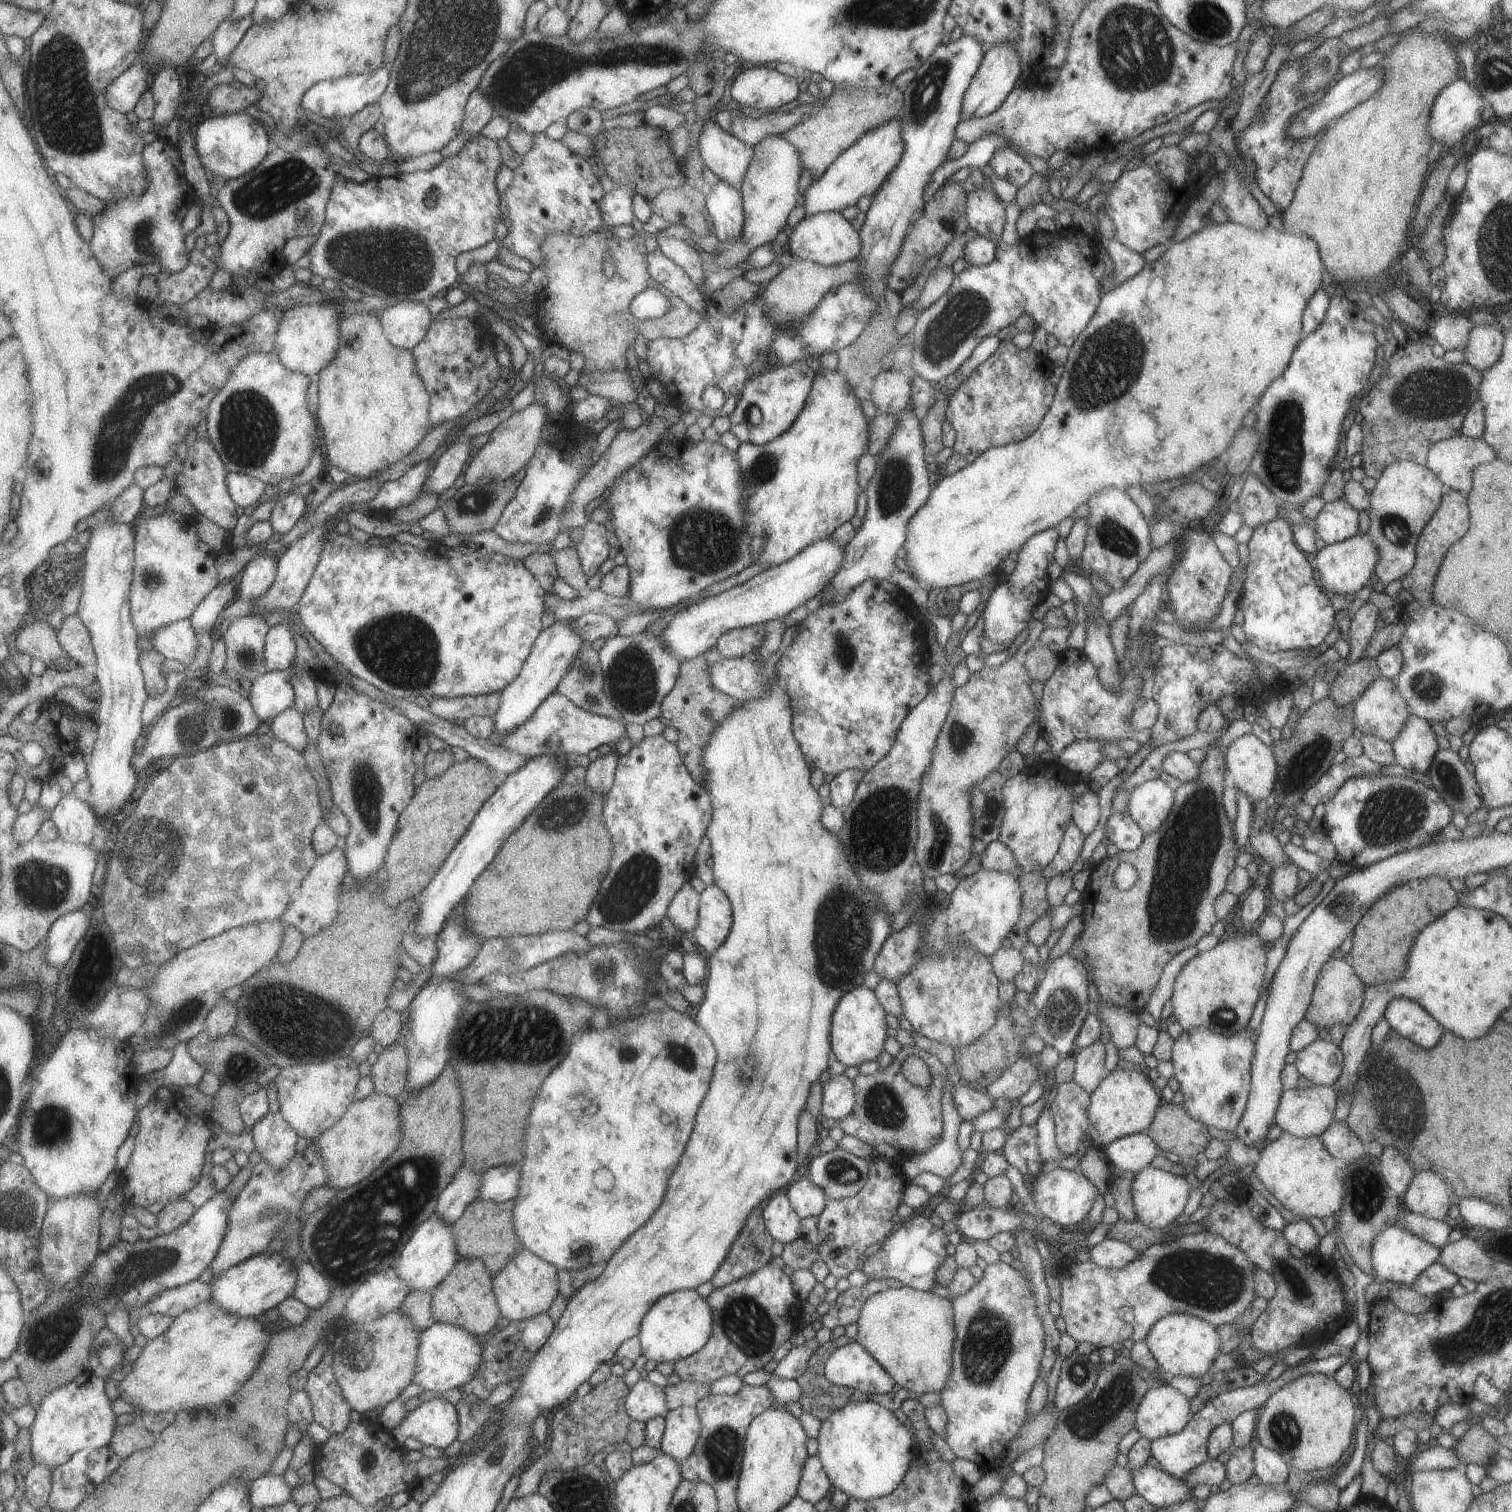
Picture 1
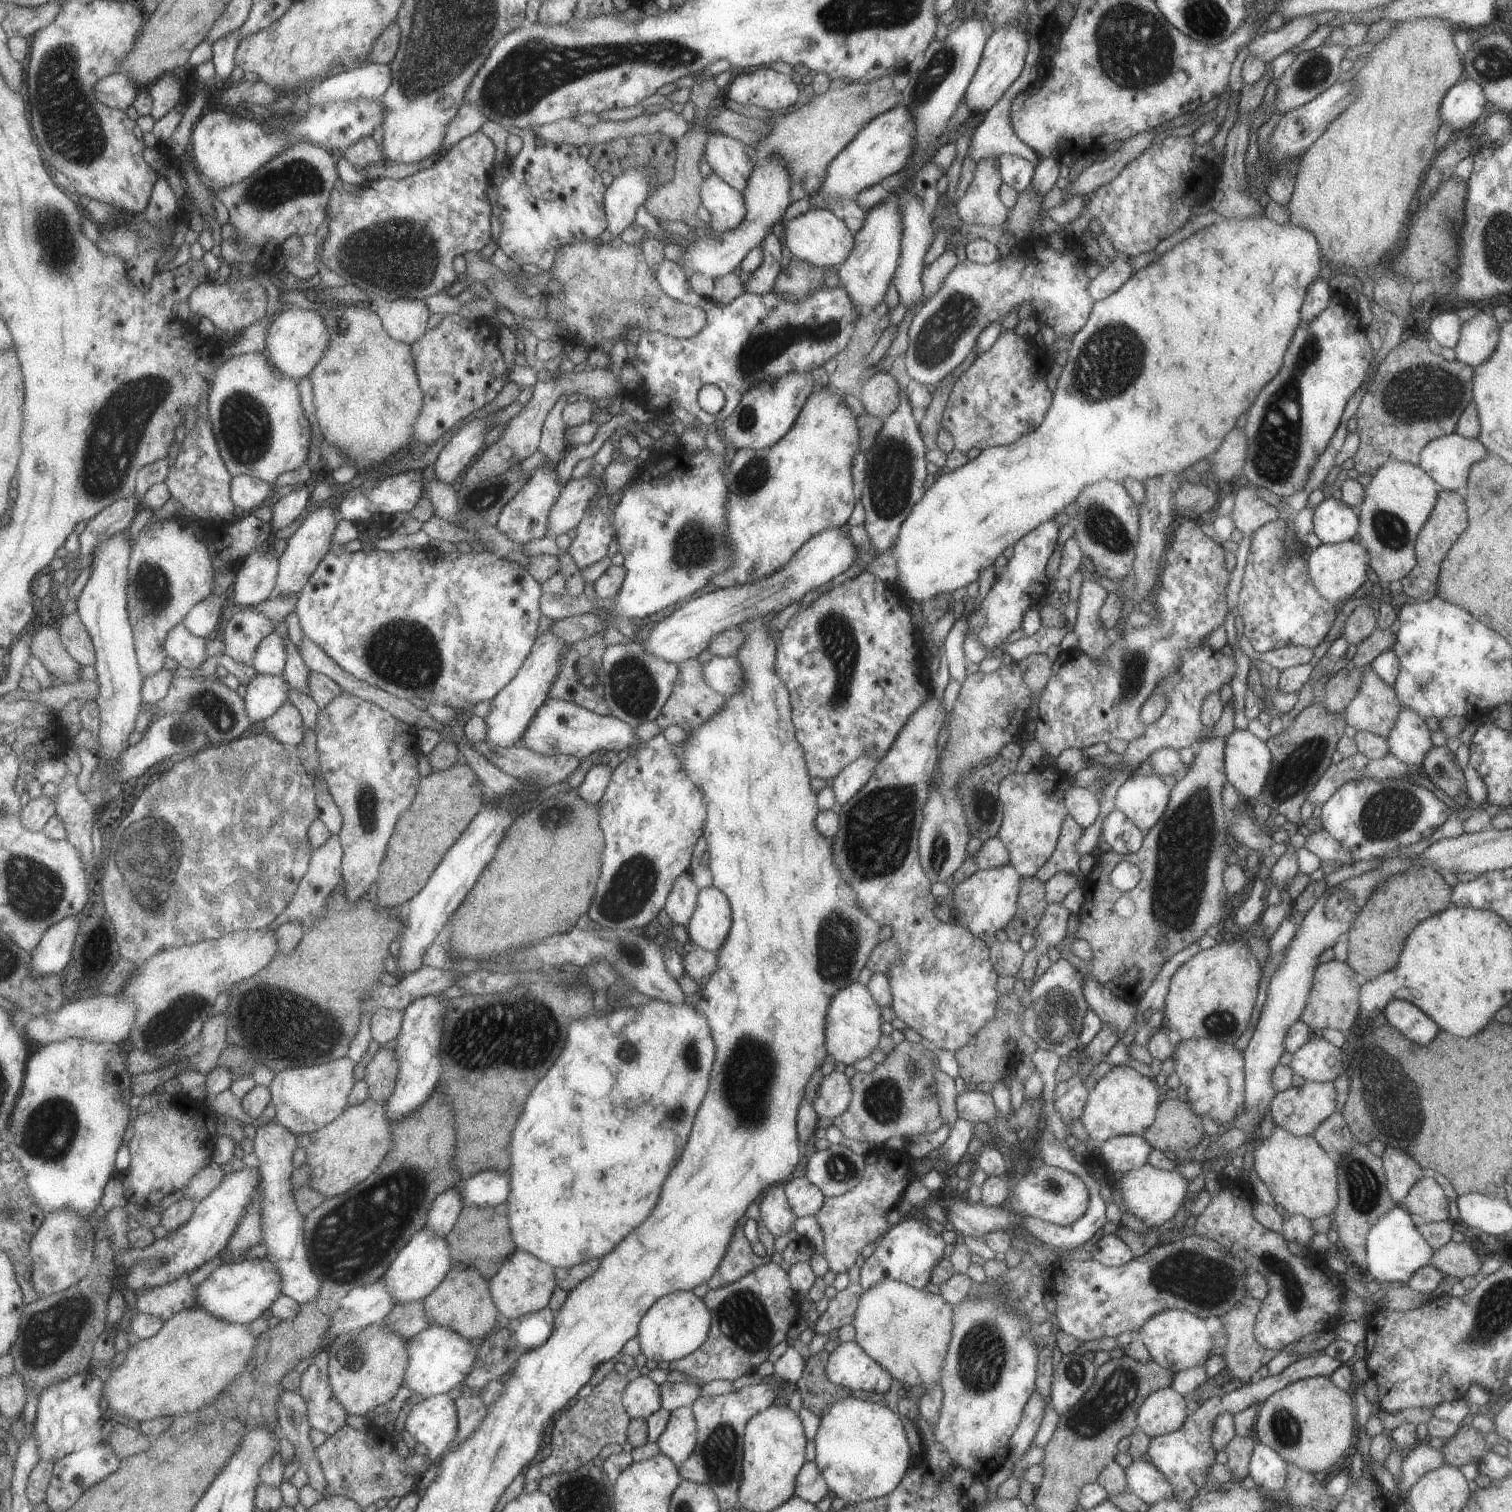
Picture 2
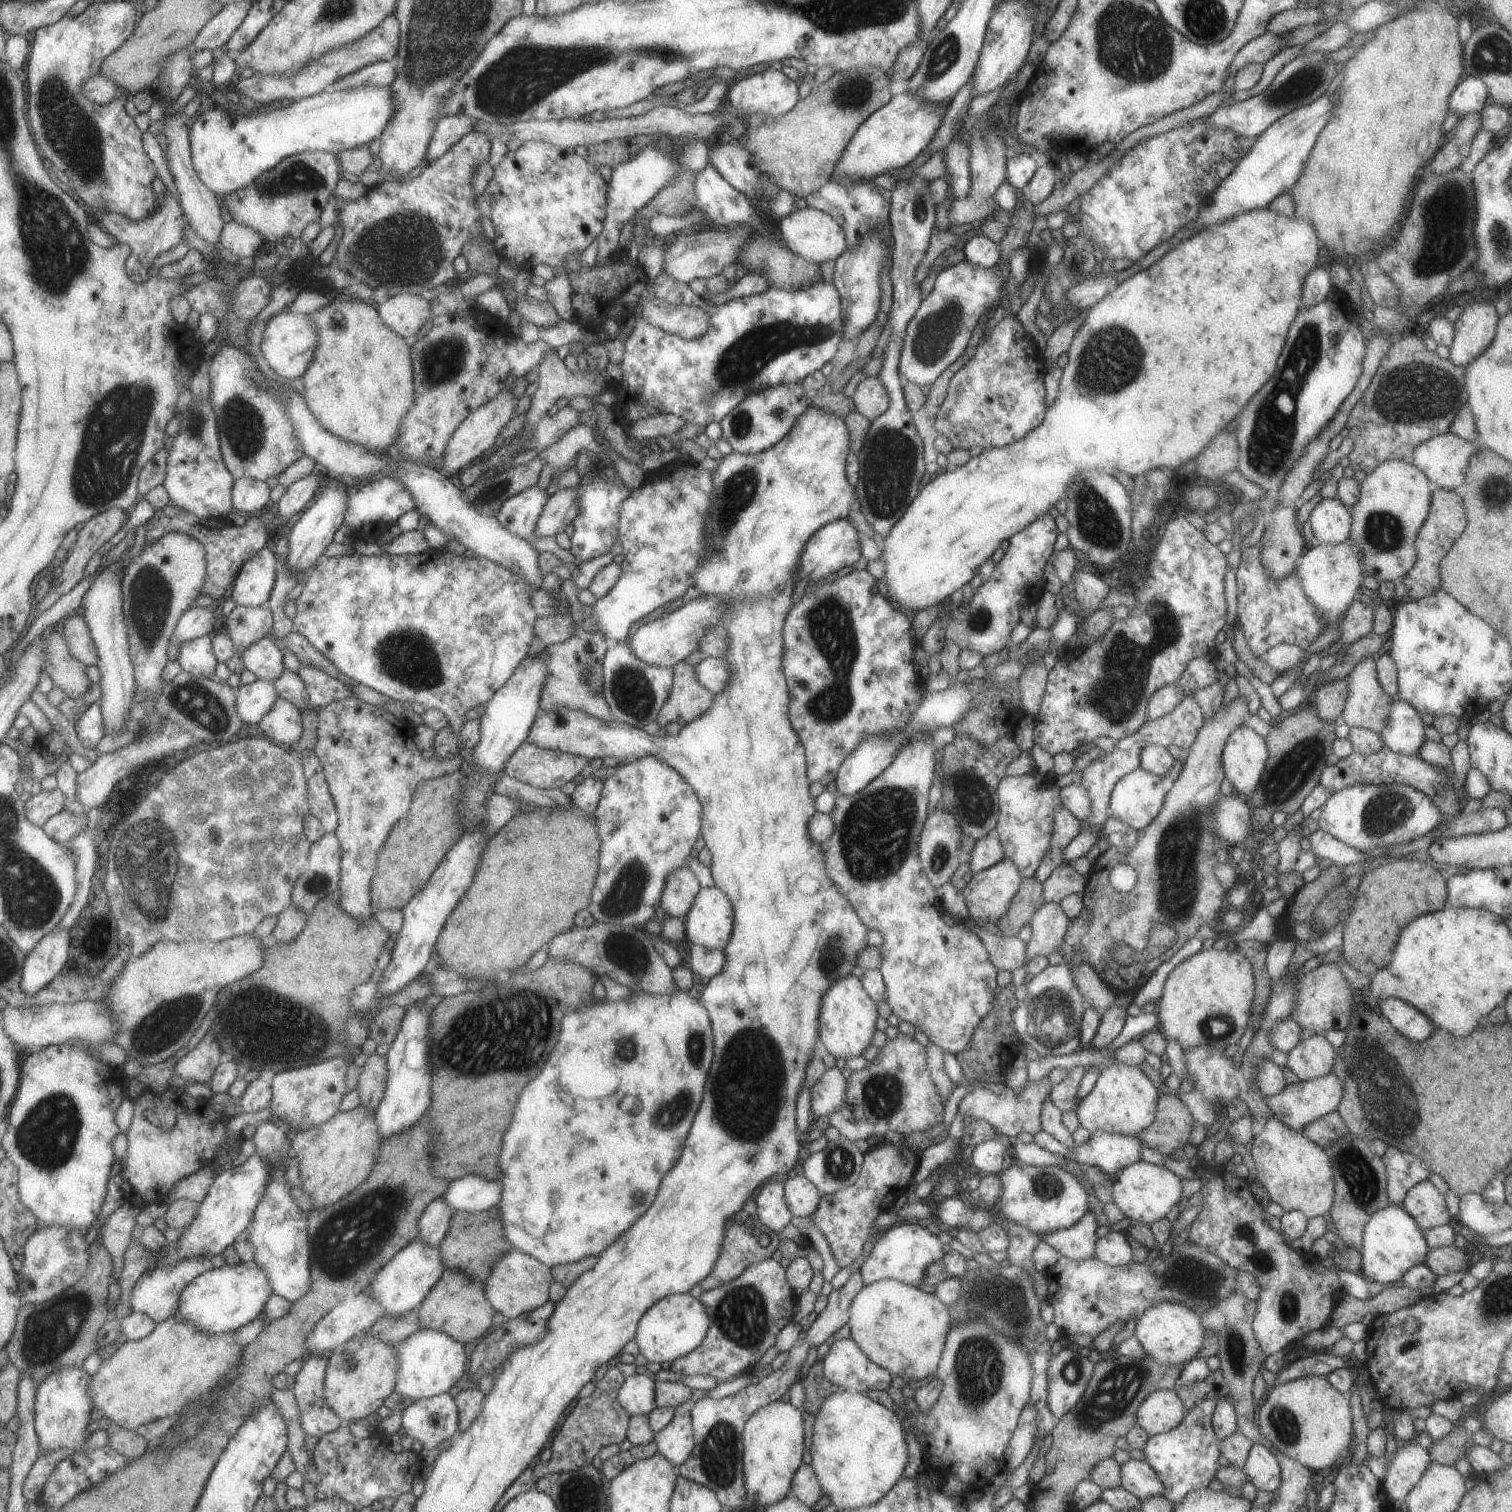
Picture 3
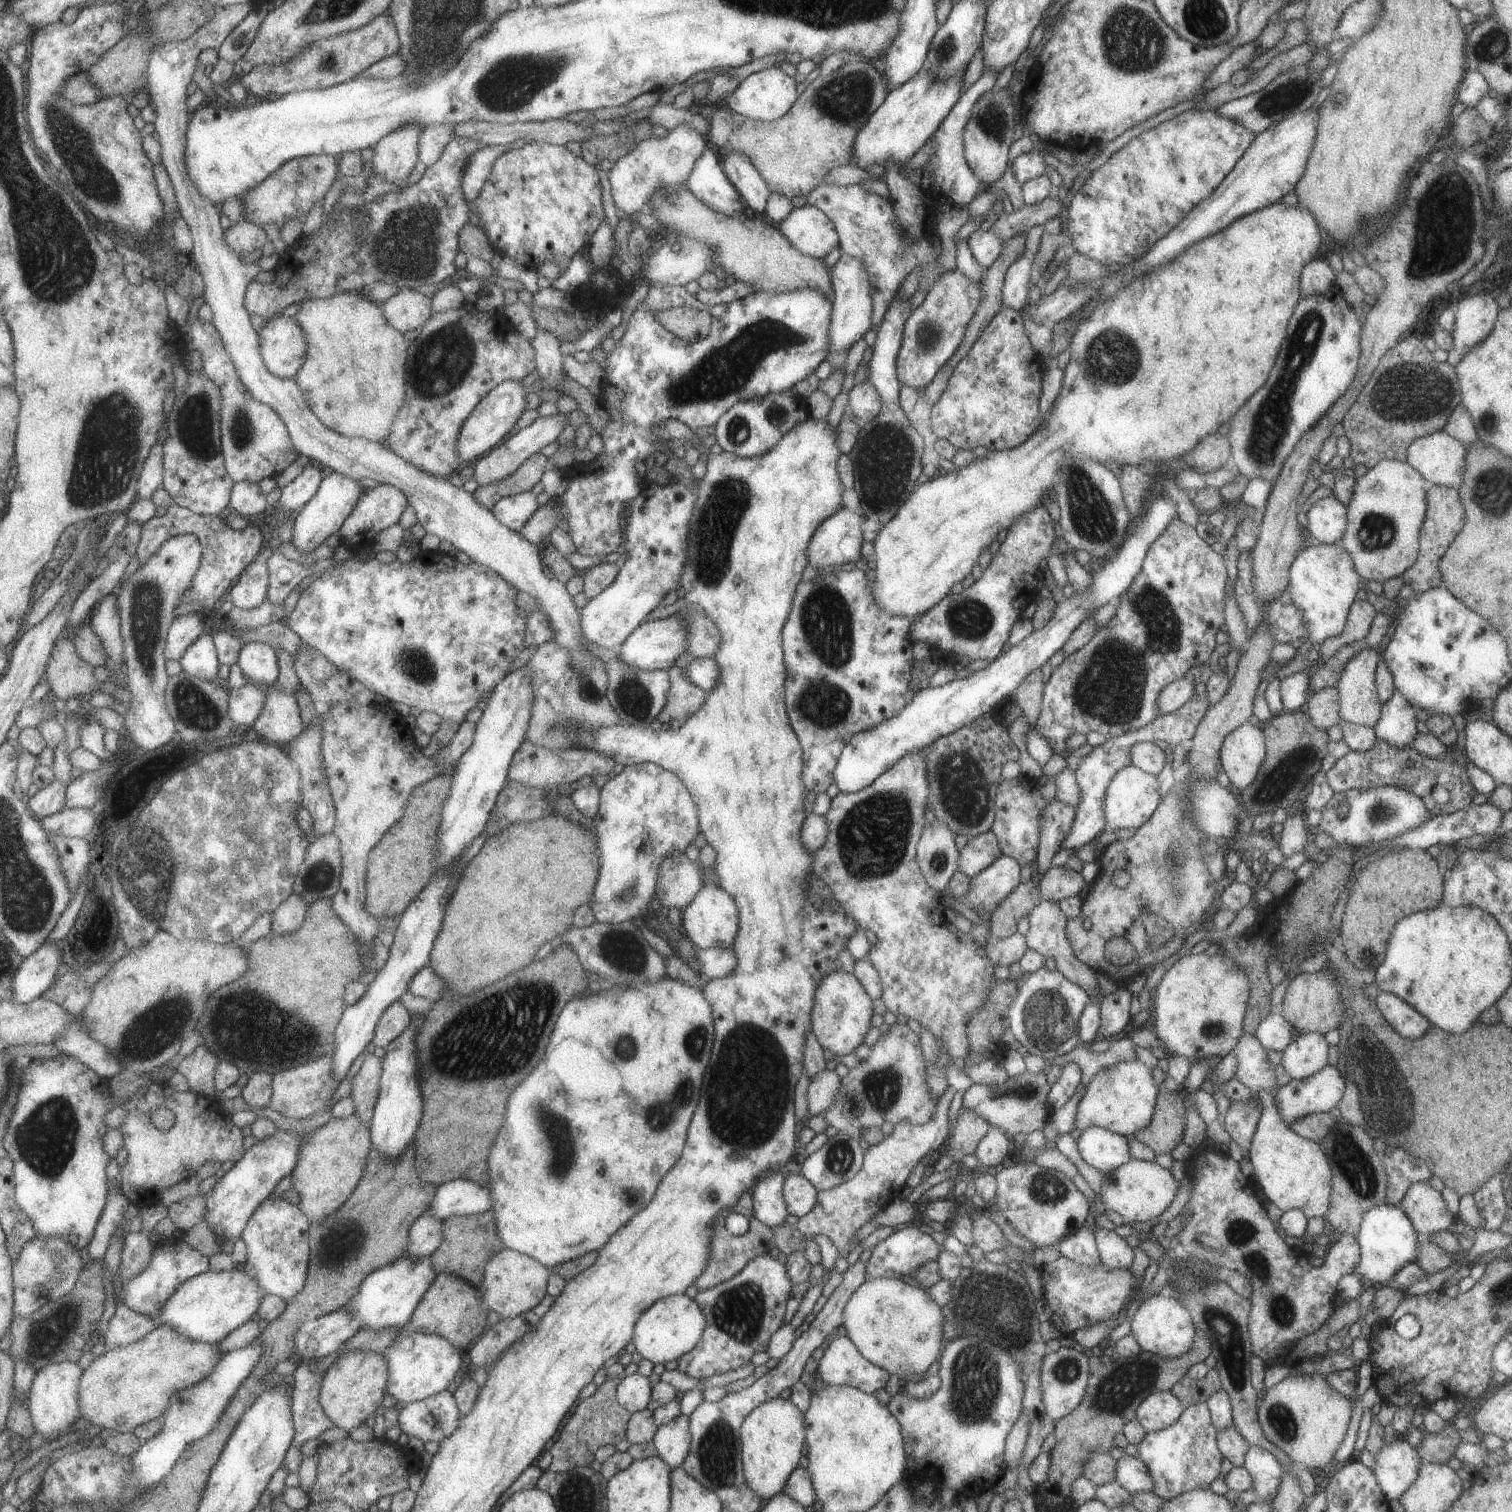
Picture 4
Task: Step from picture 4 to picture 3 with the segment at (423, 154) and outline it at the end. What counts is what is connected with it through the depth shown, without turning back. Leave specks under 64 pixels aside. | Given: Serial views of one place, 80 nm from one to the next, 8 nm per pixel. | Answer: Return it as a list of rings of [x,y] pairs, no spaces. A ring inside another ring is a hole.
[[[465,113],[443,117],[430,142],[427,162],[436,161],[446,155],[454,144],[461,142],[466,134],[476,130],[477,121],[479,120],[467,116]]]

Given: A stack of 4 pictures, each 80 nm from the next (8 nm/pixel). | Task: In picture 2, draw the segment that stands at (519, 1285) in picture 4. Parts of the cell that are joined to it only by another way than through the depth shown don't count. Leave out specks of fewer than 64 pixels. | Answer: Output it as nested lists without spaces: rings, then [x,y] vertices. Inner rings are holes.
[[[517,1249],[489,1280],[490,1291],[494,1298],[494,1305],[499,1312],[508,1319],[521,1317],[522,1314],[531,1314],[548,1306],[556,1287],[554,1267],[535,1258],[535,1255]]]

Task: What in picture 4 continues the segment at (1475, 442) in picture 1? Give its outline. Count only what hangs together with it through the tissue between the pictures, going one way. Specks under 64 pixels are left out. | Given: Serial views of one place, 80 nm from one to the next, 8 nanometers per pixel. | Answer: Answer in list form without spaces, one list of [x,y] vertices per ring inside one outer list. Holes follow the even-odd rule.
[[[1445,431],[1416,438],[1406,448],[1406,461],[1424,480],[1457,489],[1465,470],[1467,446]]]

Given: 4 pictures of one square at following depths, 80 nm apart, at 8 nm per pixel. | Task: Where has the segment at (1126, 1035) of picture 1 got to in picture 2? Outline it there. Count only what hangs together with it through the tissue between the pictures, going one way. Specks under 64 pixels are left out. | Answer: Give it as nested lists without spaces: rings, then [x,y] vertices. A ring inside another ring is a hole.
[[[1084,978],[1082,993],[1088,1008],[1099,1017],[1103,1025],[1114,1027],[1118,1038],[1127,1032],[1131,1022],[1135,1022],[1135,1005],[1117,998],[1096,980]]]

